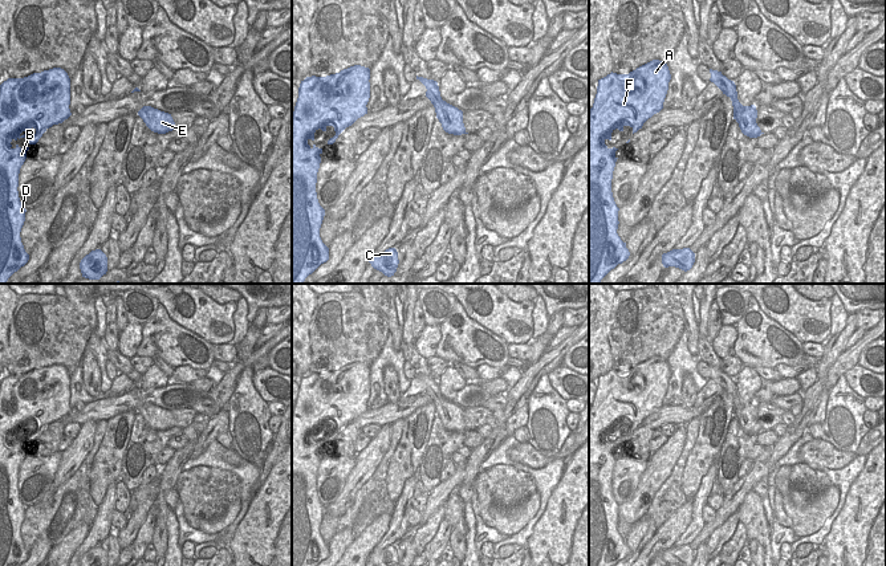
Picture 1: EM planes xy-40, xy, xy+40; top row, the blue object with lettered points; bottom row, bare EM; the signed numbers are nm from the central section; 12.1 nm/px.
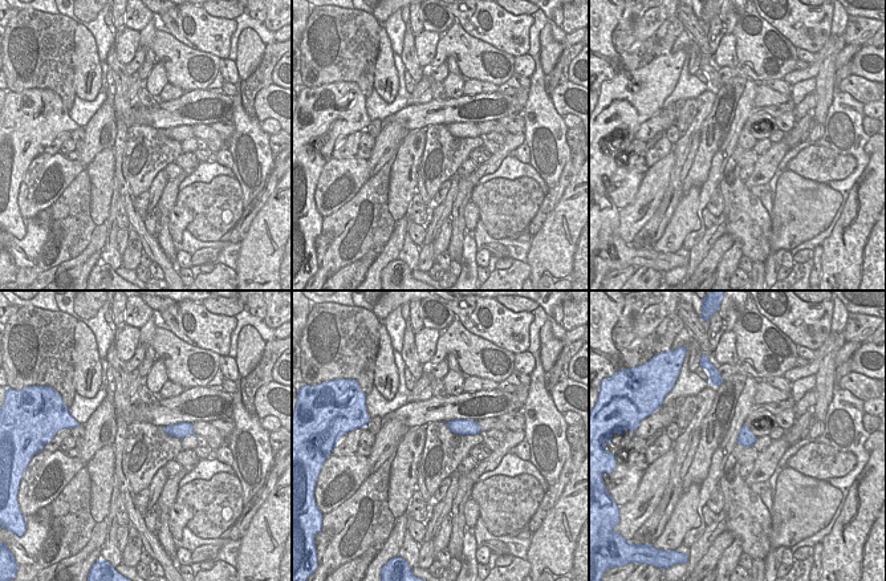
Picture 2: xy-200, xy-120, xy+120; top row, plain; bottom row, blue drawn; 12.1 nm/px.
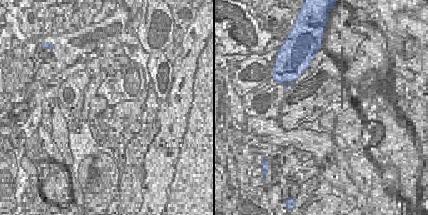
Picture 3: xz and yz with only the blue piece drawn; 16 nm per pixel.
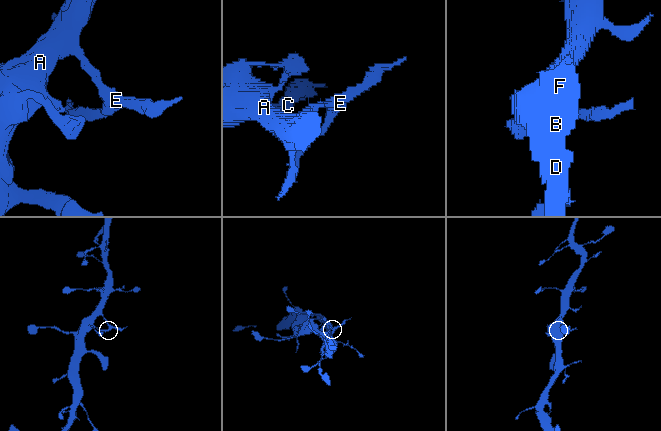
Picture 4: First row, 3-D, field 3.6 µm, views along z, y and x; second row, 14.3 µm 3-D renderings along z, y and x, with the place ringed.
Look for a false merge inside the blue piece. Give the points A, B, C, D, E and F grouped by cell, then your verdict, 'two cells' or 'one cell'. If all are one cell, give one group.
A B C D F / E; two cells

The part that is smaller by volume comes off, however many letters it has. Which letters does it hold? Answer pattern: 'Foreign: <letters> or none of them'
Foreign: E

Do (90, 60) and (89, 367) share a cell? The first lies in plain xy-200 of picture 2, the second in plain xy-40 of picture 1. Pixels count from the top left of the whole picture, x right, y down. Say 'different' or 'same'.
same

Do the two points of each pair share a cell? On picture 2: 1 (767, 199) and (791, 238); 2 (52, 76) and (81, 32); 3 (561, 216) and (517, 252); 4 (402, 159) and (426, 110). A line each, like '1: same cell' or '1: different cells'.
1: different cells
2: different cells
3: different cells
4: different cells

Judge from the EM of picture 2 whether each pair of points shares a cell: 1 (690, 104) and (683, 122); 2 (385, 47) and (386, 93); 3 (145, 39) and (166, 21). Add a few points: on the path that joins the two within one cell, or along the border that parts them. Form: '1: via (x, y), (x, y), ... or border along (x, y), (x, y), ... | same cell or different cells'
1: via (690, 108), (683, 118) | same cell
2: via (385, 59), (383, 81) | same cell
3: border along (155, 16), (159, 25) | different cells

